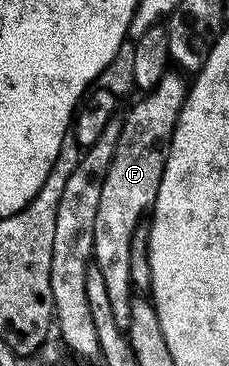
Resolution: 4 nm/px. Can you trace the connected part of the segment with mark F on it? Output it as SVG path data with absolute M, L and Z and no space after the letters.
M169 70L163 78L159 78L150 92L140 97L142 100L130 106L129 113L121 120L121 137L115 158L111 158L111 170L107 170L107 182L103 182L103 191L99 197L99 210L95 213L92 263L99 274L103 274L111 311L115 313L115 322L119 322L123 329L128 329L131 322L131 302L135 295L135 285L131 278L131 238L139 222L146 219L157 200L165 157L169 155L169 143L173 141L173 131L185 105L186 91L186 77L180 71Z

